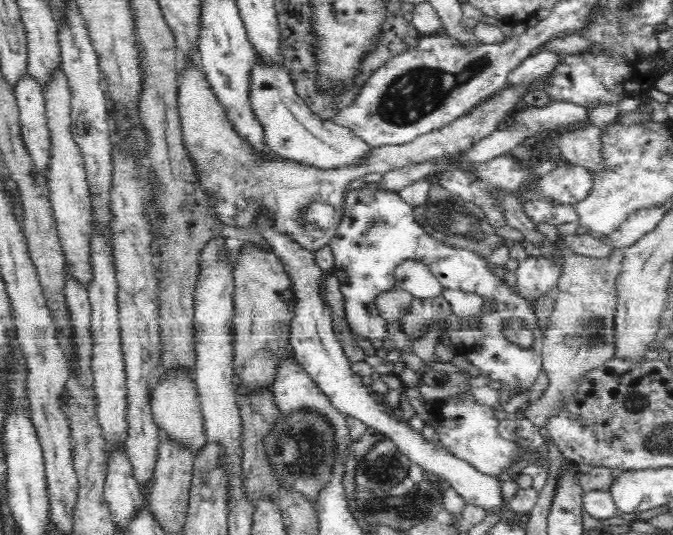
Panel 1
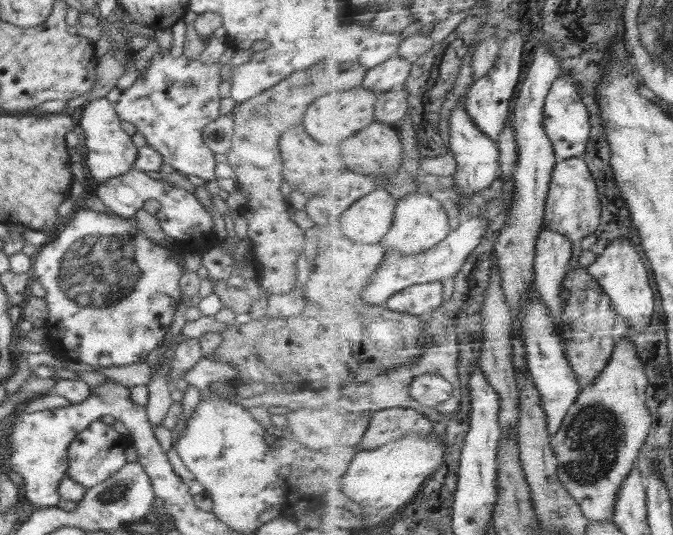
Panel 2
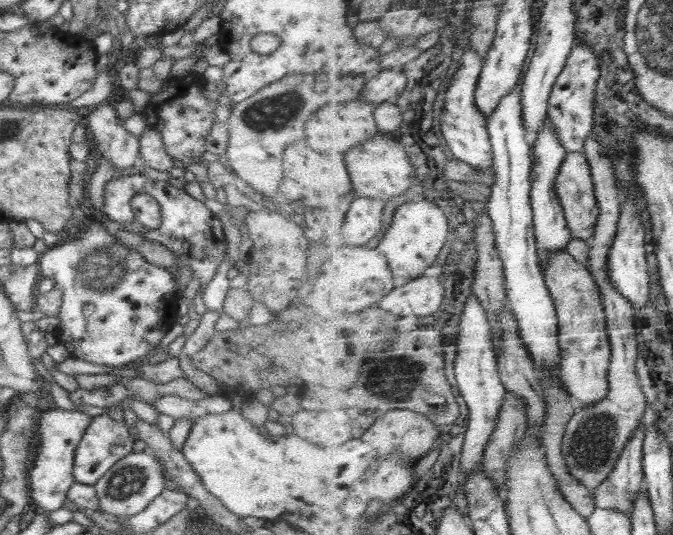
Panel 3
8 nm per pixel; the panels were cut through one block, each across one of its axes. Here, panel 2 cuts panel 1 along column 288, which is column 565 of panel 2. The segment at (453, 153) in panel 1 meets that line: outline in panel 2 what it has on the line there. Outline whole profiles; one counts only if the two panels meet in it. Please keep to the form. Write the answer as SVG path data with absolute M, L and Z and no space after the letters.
M583 156L557 163L549 193L545 214L547 228L566 234L572 241L583 241L602 226L604 209L602 208L601 188L598 186L597 178L593 175L593 169L589 167Z

